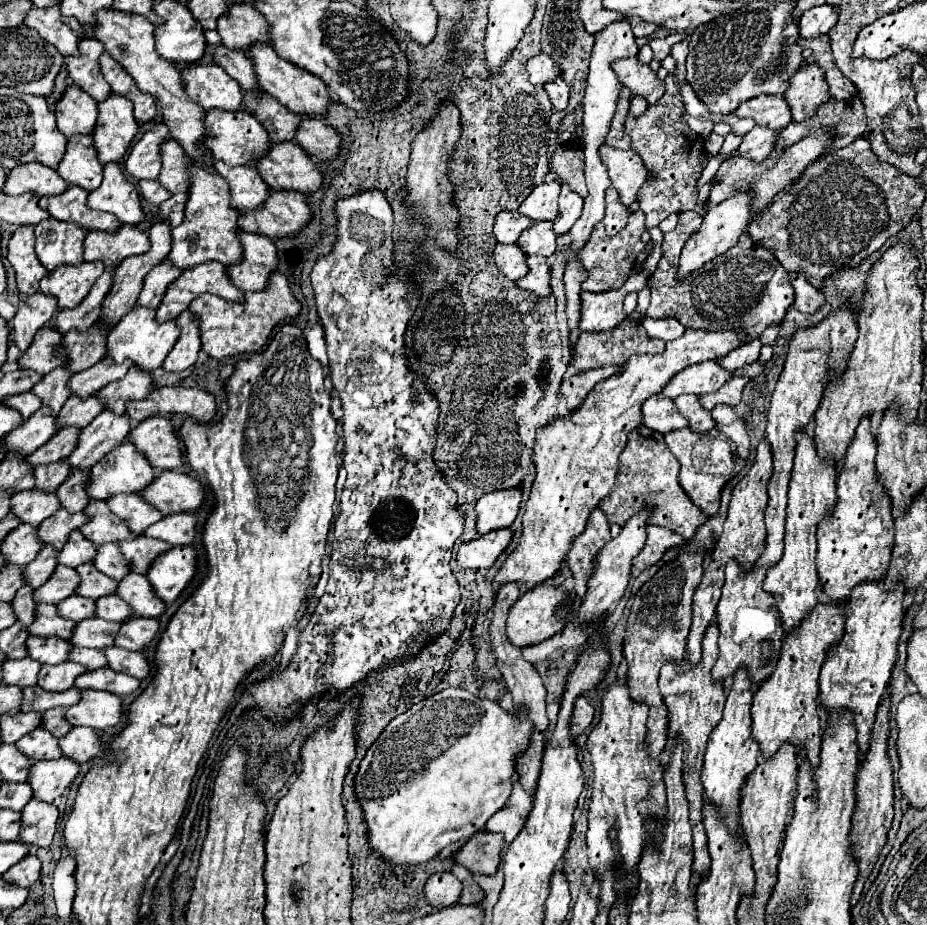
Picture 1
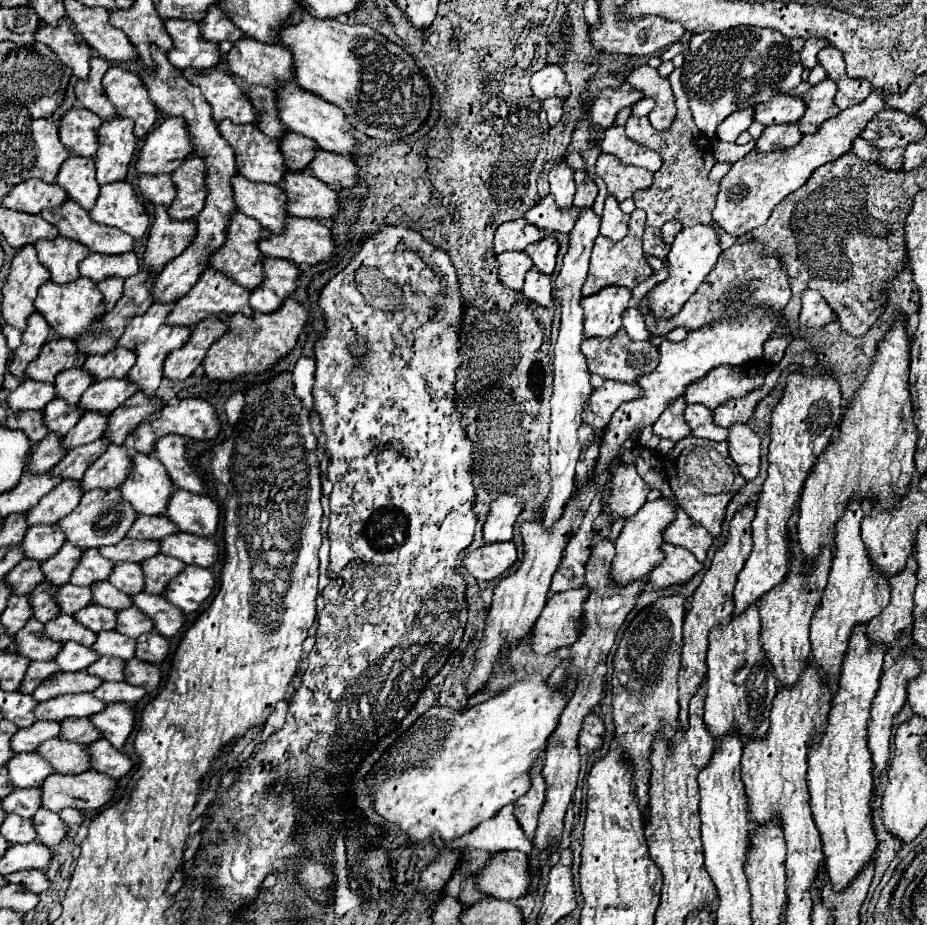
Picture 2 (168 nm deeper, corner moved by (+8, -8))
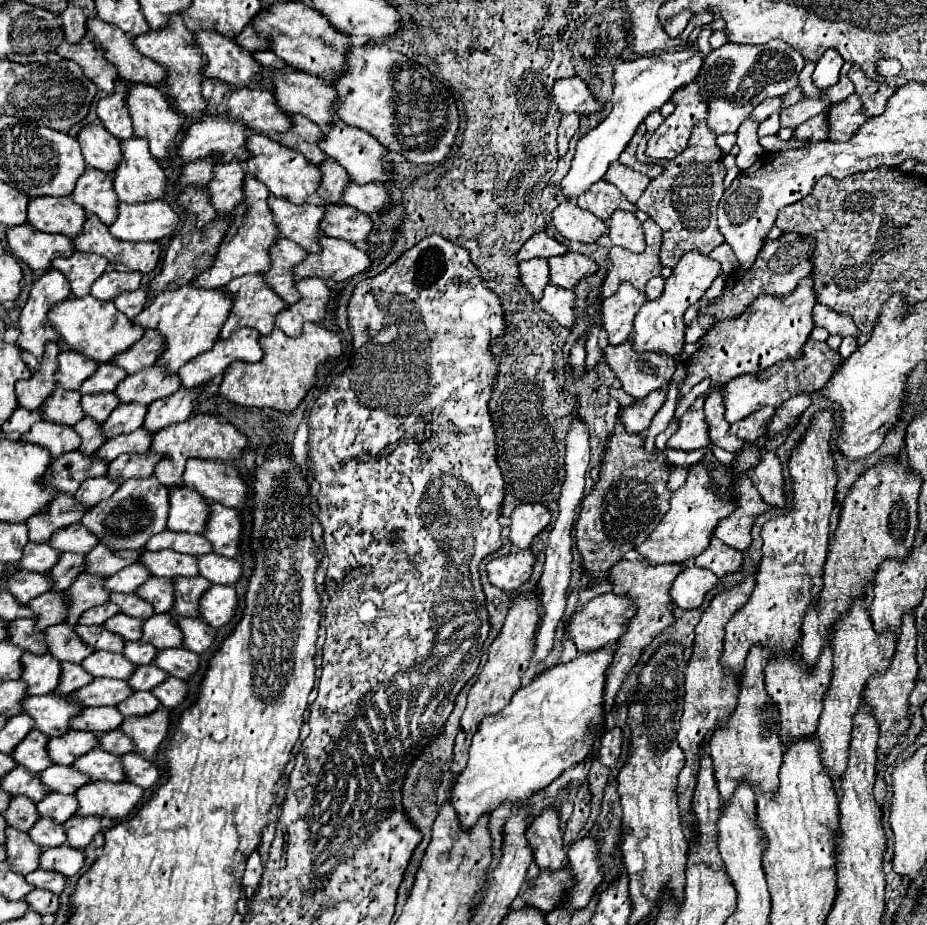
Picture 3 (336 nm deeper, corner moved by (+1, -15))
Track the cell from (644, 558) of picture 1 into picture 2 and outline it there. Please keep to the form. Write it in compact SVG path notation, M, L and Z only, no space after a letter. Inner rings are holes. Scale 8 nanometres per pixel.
M663 544L663 552L665 560L647 576L647 584L653 588L657 586L657 590L687 584L697 572L703 570L703 564L697 562L697 558L689 554L685 548Z

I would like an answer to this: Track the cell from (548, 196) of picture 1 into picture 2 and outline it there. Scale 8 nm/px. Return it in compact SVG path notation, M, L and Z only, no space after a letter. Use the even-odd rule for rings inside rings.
M549 194L541 202L537 202L531 210L527 210L525 218L529 220L529 224L543 228L547 232L569 234L577 222L579 214L581 214L581 210L575 206L559 208L553 200L553 194Z

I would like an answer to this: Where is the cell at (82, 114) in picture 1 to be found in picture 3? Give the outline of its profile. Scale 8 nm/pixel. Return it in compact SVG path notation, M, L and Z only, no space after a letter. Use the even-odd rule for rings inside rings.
M86 123L78 131L78 143L82 147L82 155L86 167L94 167L100 171L114 171L120 163L120 141L106 131L100 123Z

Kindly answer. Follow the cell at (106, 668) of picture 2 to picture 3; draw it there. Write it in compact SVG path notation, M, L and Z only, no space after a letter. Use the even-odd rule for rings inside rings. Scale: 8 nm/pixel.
M144 665L144 667L136 667L132 679L126 679L128 685L134 689L134 691L150 691L152 687L160 685L168 675L154 667L154 665Z

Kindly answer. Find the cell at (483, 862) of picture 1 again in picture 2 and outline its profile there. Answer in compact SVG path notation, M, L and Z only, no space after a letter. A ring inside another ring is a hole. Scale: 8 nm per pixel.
M505 850L493 854L485 864L477 884L487 896L501 900L517 900L527 894L531 872L529 856L517 850Z

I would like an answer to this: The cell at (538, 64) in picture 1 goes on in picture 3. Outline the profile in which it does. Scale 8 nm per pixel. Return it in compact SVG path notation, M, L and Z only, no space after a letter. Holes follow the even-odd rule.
M570 77L570 79L558 79L552 89L554 103L562 113L578 113L588 115L602 109L602 105L592 97L586 83L582 79Z

